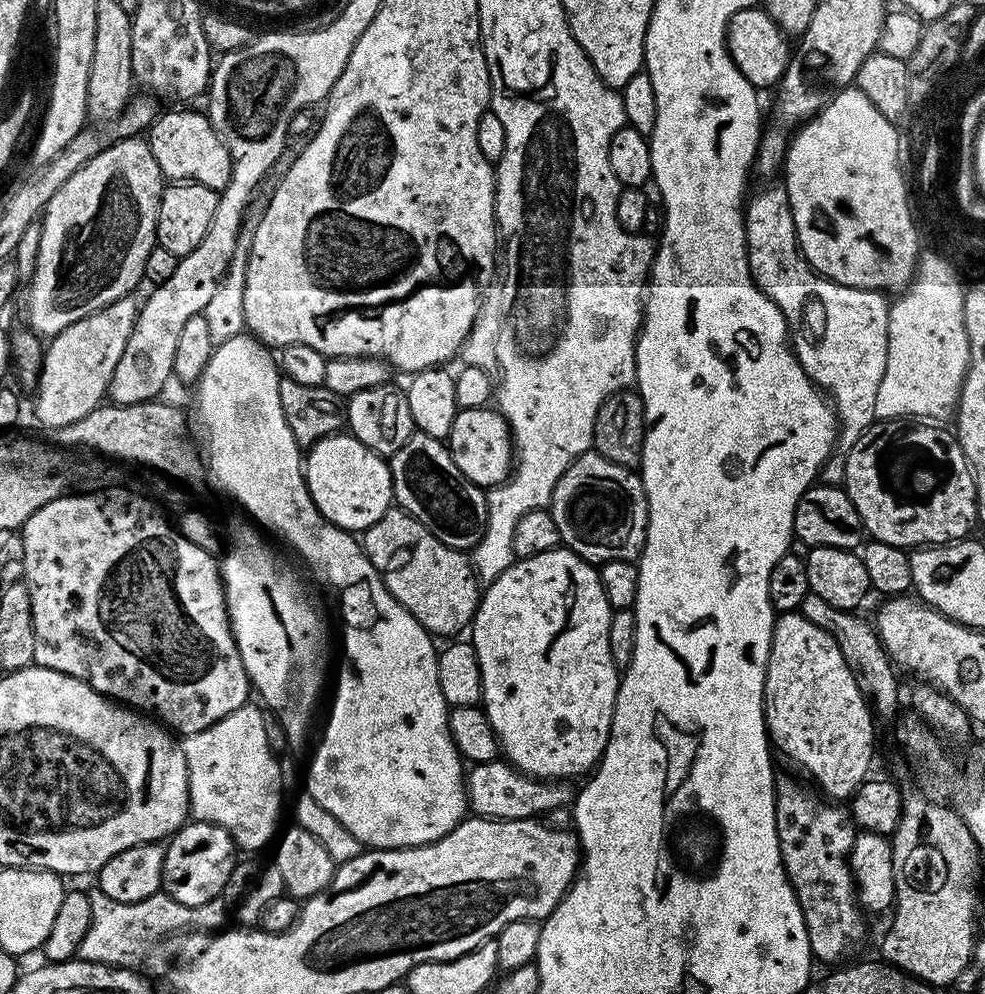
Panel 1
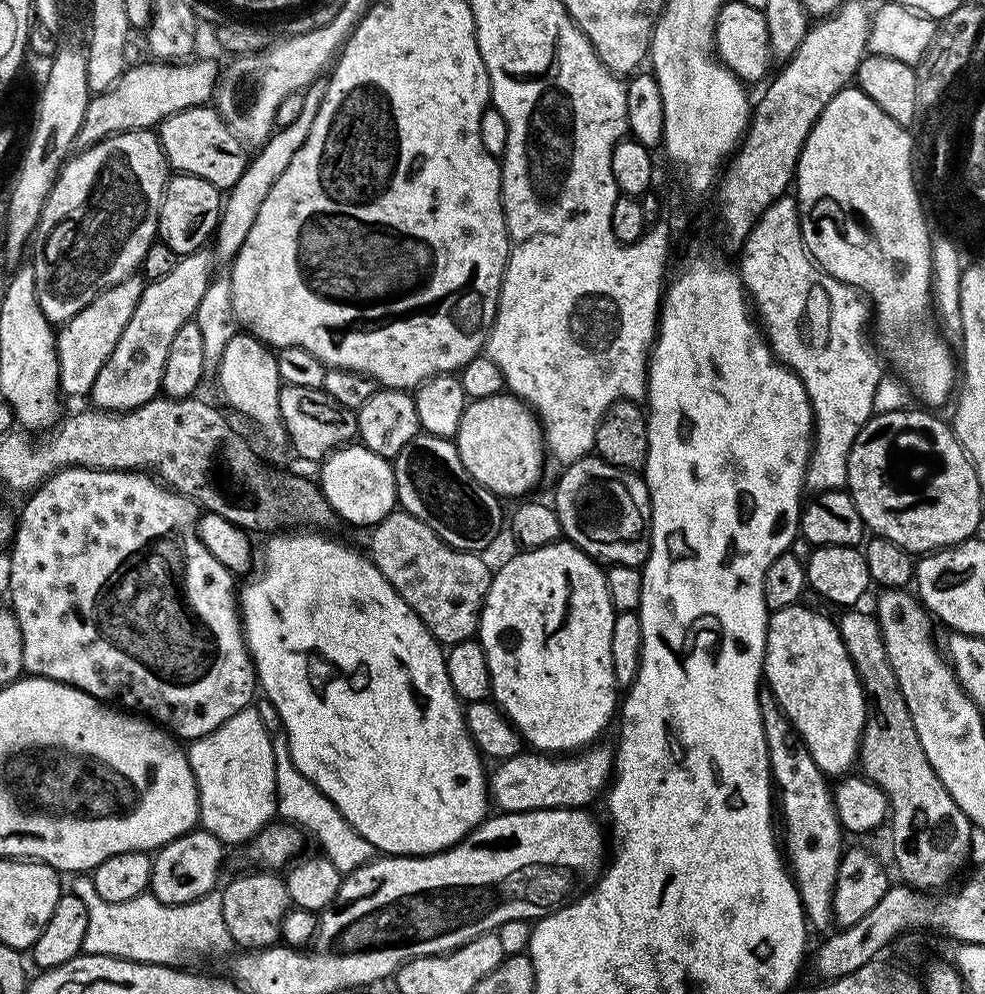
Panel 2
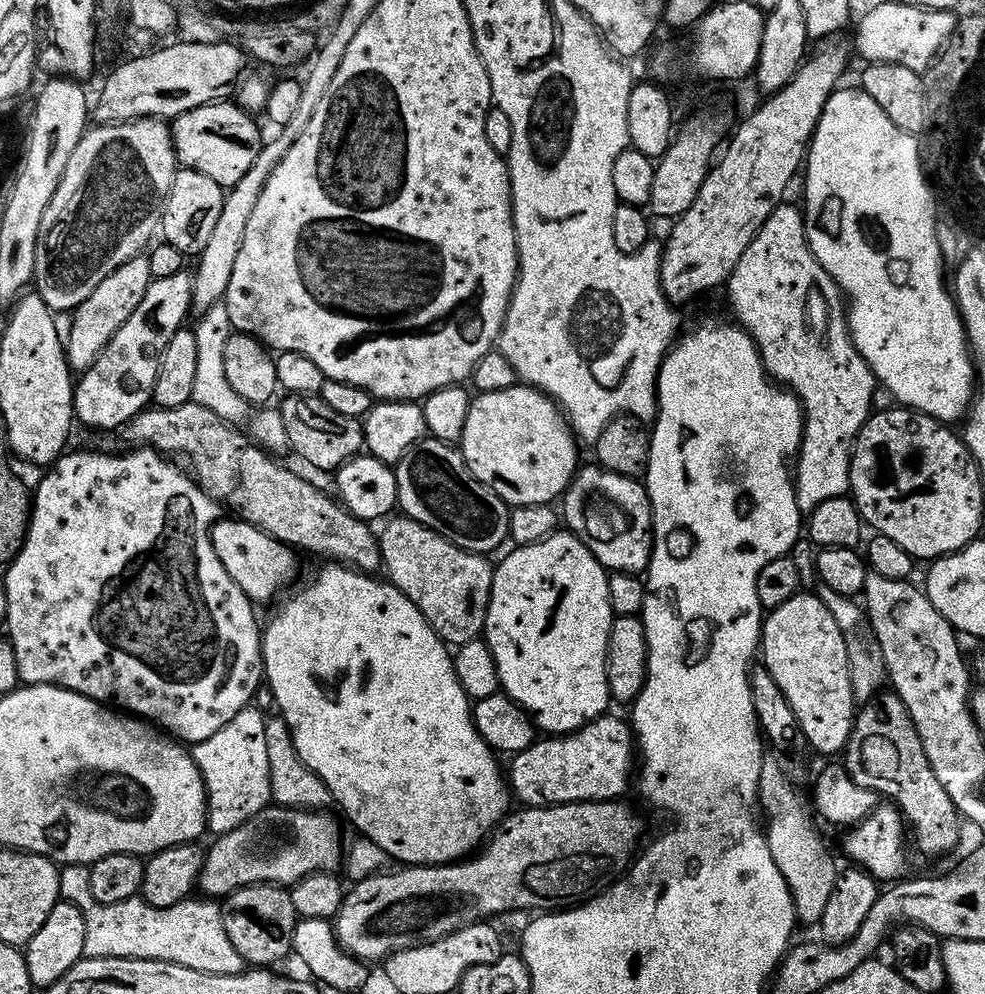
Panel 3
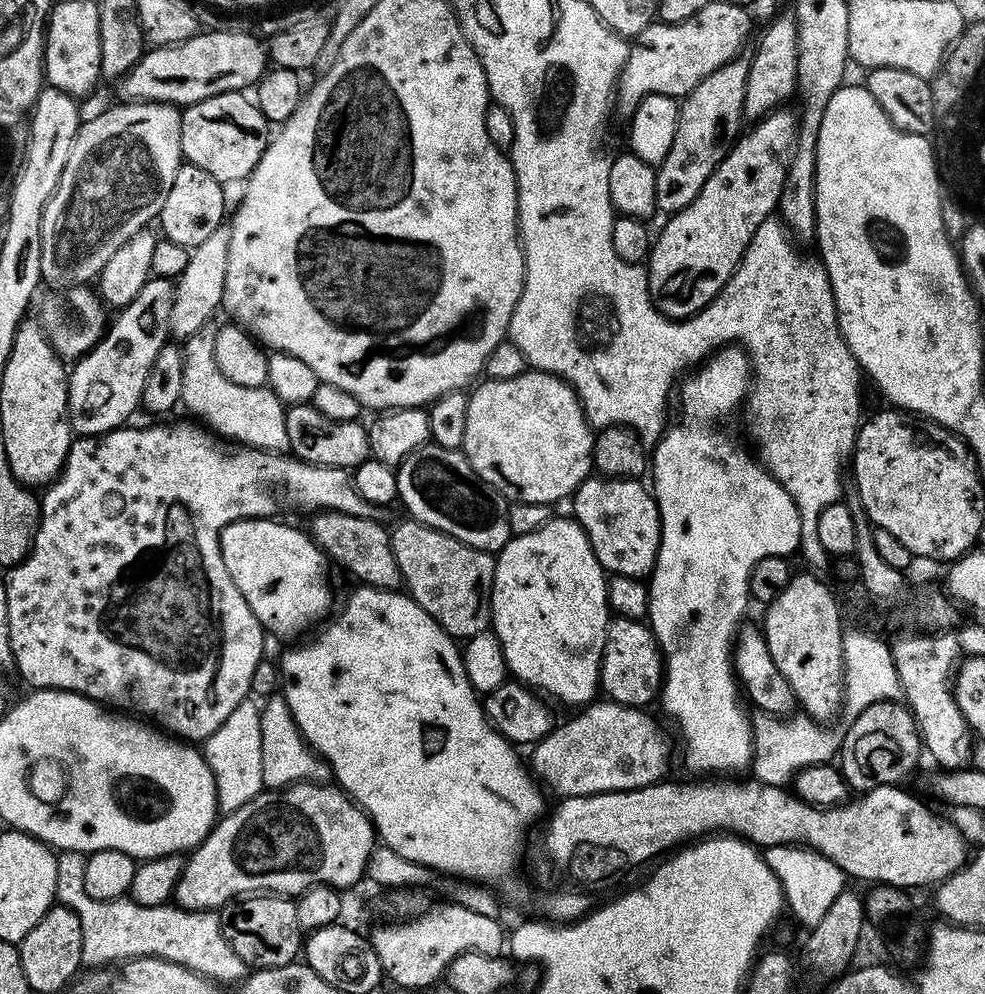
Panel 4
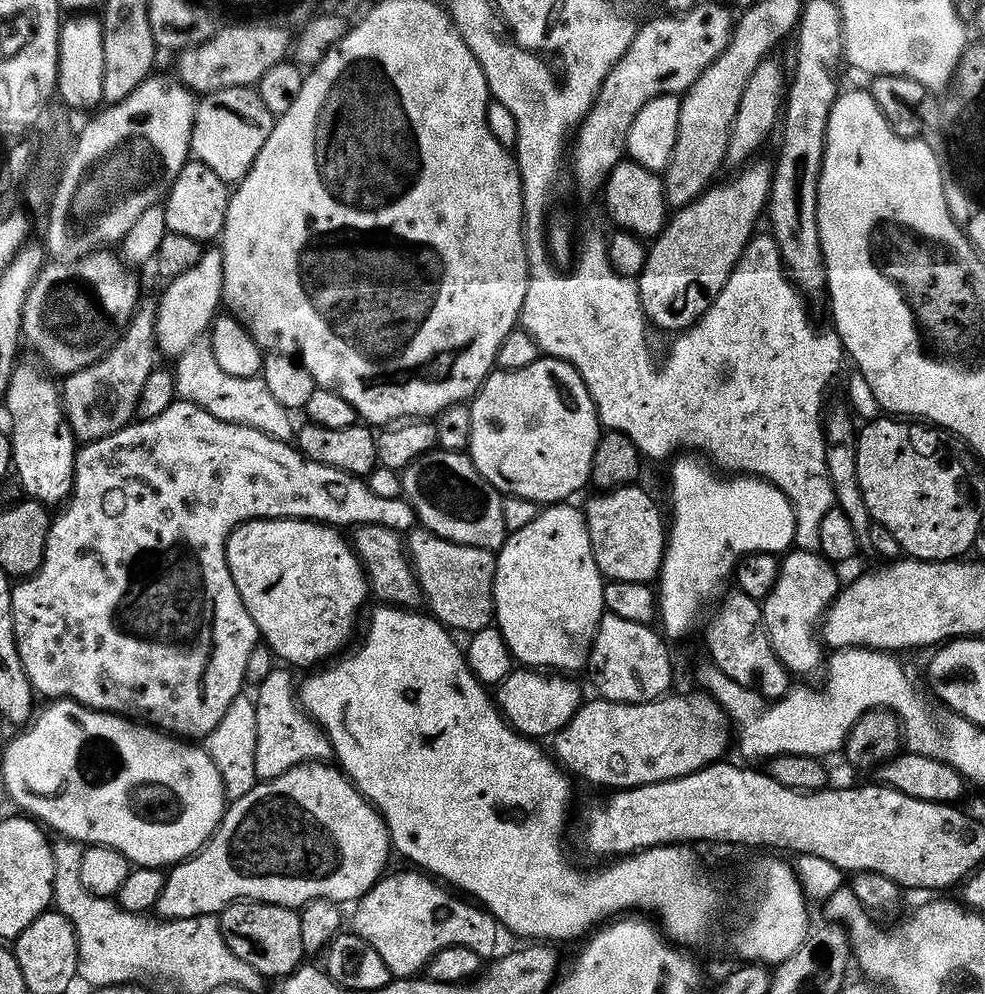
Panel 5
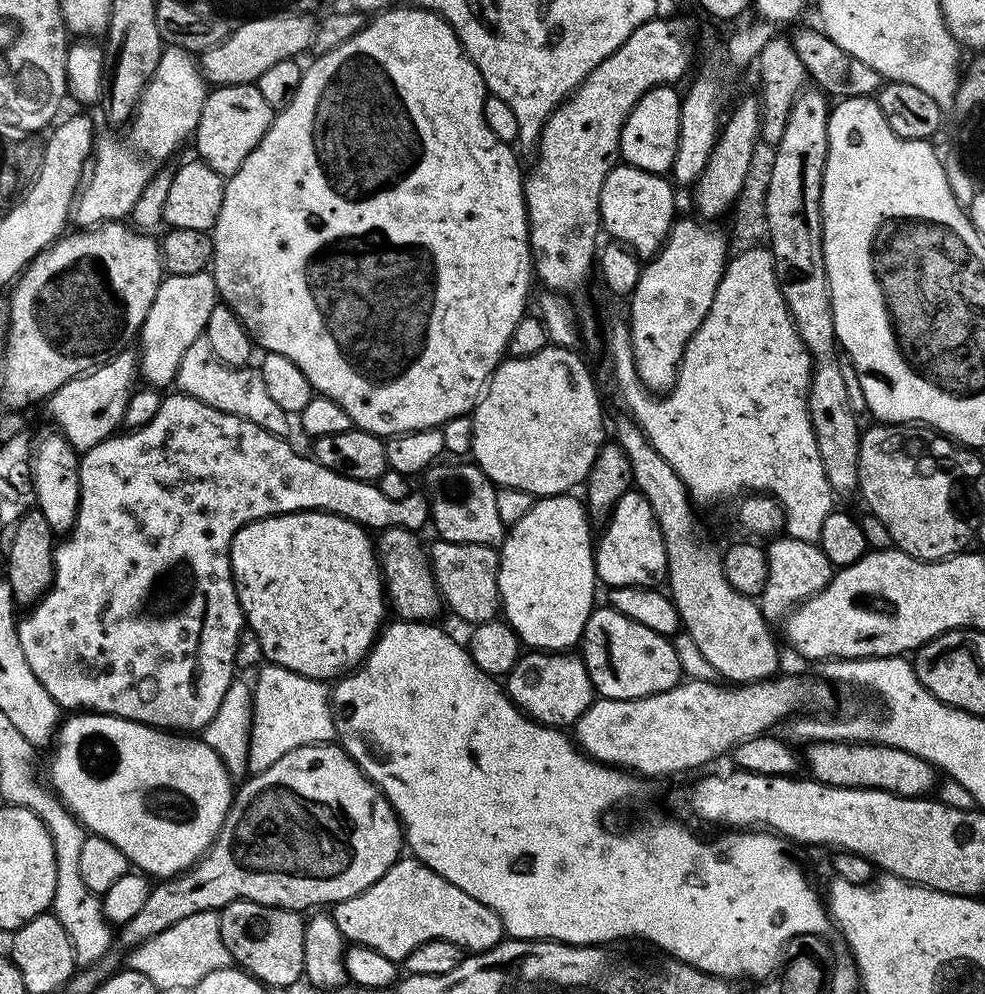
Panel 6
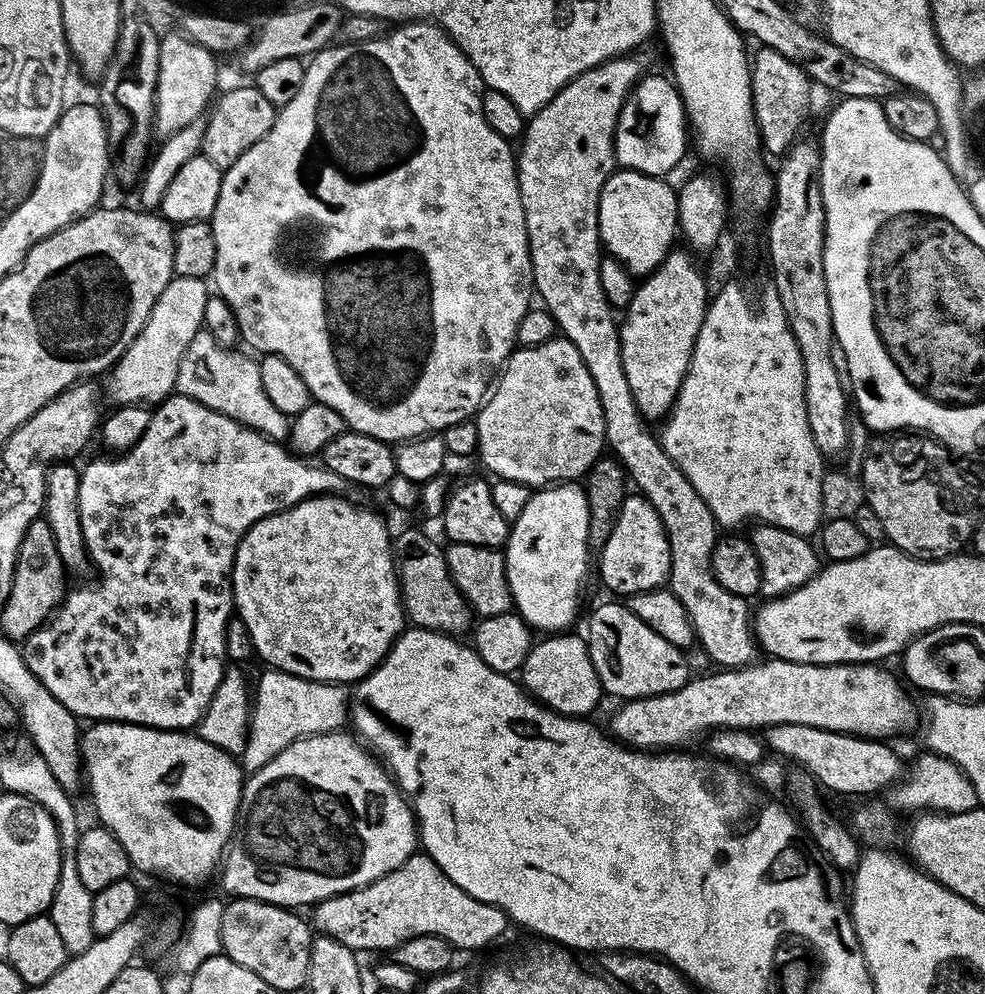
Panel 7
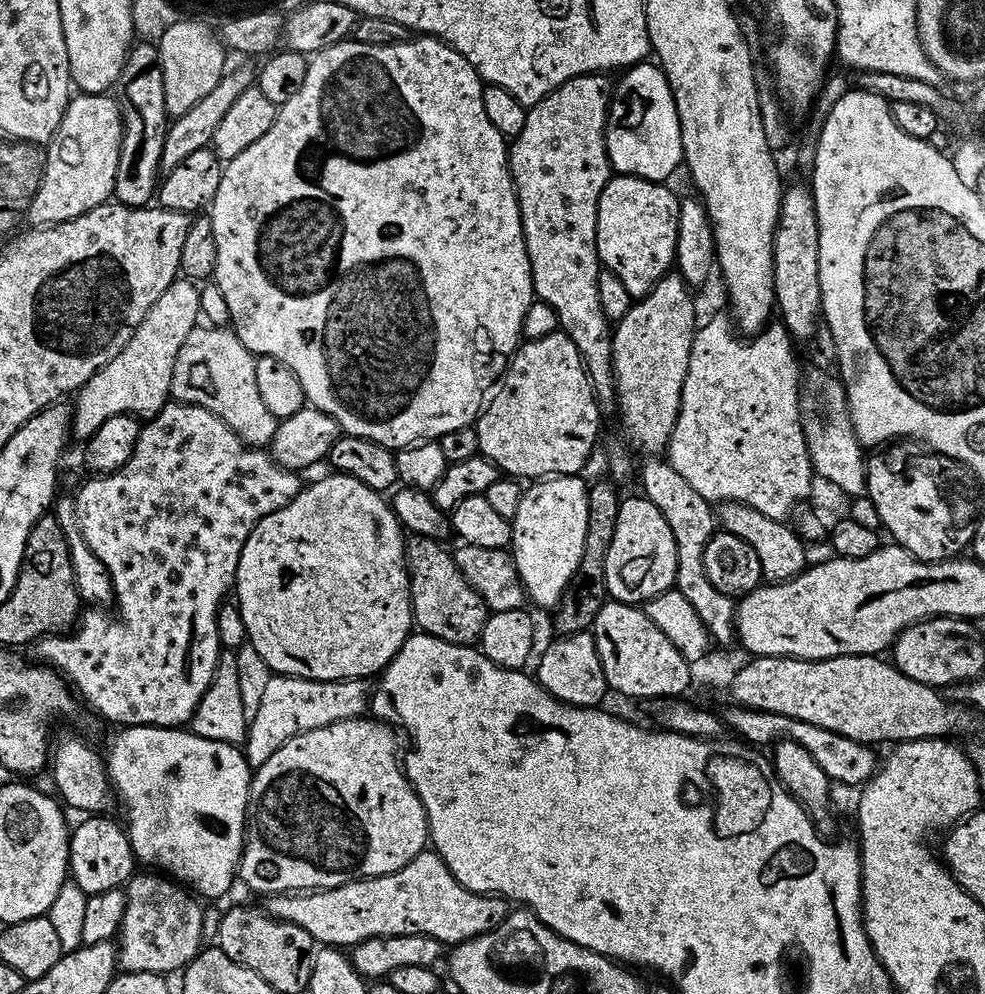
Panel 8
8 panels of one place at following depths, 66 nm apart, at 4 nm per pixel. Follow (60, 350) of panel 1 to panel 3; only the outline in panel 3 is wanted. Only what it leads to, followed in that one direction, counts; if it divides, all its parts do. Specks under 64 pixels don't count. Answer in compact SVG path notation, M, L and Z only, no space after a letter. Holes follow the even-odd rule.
M141 254L130 258L118 270L106 274L98 286L94 286L94 294L86 298L71 313L72 325L66 328L66 351L68 354L68 367L73 373L85 372L98 358L98 354L110 342L110 338L134 314L138 302L142 302L142 294L146 294L148 284L152 281L150 262L147 255Z

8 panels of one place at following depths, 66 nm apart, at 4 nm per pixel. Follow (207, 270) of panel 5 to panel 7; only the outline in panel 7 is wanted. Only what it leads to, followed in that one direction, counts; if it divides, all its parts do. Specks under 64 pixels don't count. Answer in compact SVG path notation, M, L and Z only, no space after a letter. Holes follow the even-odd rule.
M176 276L168 283L166 290L158 294L158 302L154 302L154 310L150 310L140 335L130 342L124 355L107 373L108 392L116 399L117 405L156 406L176 392L182 354L186 354L186 346L190 346L190 342L194 342L204 328L206 302L210 295L210 288L207 287L209 285L198 278Z

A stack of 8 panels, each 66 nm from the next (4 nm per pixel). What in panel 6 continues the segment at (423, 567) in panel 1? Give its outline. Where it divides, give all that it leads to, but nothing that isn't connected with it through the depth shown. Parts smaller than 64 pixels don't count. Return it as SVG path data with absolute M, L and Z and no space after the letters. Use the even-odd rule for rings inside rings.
M439 538L433 541L430 544L432 573L447 611L449 608L454 615L469 620L472 626L497 619L501 611L498 590L499 551L485 544L463 544Z

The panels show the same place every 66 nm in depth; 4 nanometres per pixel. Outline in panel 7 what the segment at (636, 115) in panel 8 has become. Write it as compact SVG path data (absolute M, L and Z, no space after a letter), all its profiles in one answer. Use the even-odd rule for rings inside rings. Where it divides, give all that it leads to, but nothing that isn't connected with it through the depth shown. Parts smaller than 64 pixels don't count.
M641 75L618 114L616 163L621 169L664 178L683 158L684 147L687 144L689 147L690 132L686 127L684 100L675 83L664 76Z

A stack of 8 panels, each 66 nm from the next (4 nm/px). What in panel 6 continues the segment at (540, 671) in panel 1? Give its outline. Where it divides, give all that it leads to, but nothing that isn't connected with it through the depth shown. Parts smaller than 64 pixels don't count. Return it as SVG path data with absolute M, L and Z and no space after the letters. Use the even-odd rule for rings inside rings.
M572 494L539 497L530 510L526 510L526 515L507 529L504 542L498 548L502 616L528 650L567 652L575 649L597 603L594 532L592 536L588 529L590 517L585 505L574 497Z

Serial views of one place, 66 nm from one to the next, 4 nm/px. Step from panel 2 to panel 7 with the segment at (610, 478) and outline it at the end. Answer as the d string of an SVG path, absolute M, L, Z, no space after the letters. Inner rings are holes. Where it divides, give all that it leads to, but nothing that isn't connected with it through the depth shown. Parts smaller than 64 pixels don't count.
M625 495L622 514L618 514L618 522L614 522L614 530L610 533L610 538L606 538L604 547L599 549L598 556L600 576L604 579L605 586L612 592L621 592L621 597L627 598L651 588L659 588L667 581L670 542L666 538L662 518L658 518L658 510L650 506L645 496Z

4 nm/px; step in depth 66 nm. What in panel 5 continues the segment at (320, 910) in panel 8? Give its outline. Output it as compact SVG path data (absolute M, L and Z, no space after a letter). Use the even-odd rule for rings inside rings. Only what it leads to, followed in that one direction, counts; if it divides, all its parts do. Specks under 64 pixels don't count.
M420 870L411 871L389 871L381 875L380 879L355 901L356 913L353 914L350 924L351 931L370 942L370 946L374 946L378 954L382 954L382 962L386 962L393 977L423 973L432 957L437 956L446 946L455 944L473 948L482 958L491 957L497 951L496 939L501 932L496 917L483 907L453 894L431 875Z

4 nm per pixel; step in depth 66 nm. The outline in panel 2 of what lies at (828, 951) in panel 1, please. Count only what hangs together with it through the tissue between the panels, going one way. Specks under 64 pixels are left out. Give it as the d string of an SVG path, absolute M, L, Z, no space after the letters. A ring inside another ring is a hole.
M767 690L760 694L760 717L766 734L772 782L778 793L778 816L784 819L782 848L786 853L786 864L796 882L800 901L804 903L805 921L815 931L817 928L827 933L834 924L832 903L840 859L844 857L846 847L846 833L838 818L834 792L829 777L824 775L814 758L810 758L810 750L806 750L792 723L778 706L774 694Z

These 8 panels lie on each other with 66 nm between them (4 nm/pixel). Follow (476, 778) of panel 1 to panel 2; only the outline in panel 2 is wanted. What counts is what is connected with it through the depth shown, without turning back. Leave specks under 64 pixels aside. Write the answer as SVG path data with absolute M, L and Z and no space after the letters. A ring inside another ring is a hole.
M597 742L575 754L541 754L535 750L521 750L517 756L501 760L488 776L488 795L500 812L529 812L547 808L584 808L609 787L614 775L614 752L604 742Z

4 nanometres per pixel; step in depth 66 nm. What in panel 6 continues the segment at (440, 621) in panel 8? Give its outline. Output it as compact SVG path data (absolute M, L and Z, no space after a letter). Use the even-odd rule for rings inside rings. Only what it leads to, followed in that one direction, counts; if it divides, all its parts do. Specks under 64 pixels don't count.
M385 528L375 537L376 561L380 564L380 575L384 577L384 591L387 603L396 611L395 615L401 620L413 622L432 622L437 618L440 608L442 612L442 597L436 579L432 573L432 561L427 547L420 545L421 537L405 528Z

